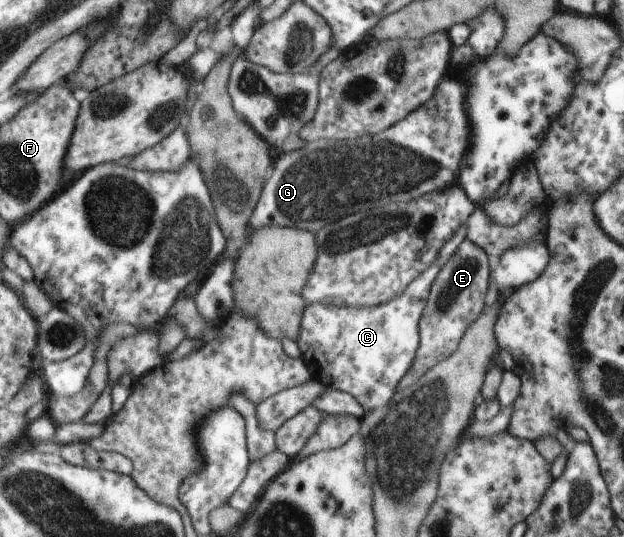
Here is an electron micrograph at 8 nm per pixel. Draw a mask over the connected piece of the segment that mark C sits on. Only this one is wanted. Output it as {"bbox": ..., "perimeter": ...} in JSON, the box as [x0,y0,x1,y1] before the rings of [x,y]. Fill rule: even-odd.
{"bbox":[294,223,467,413],"perimeter":[[[463,223],[451,239],[441,245],[436,261],[387,303],[375,307],[337,307],[311,303],[305,307],[299,335],[294,343],[299,347],[300,360],[310,371],[310,378],[319,381],[325,389],[349,393],[366,413],[388,404],[397,393],[397,385],[413,364],[413,355],[420,342],[417,321],[420,321],[421,313],[424,312],[432,282],[439,269],[455,253],[457,245],[466,238],[465,233],[467,227]]]}

